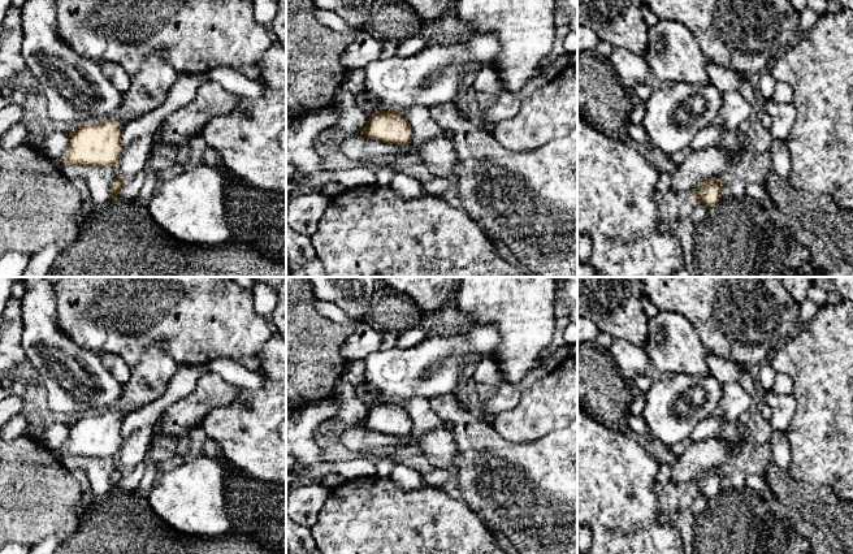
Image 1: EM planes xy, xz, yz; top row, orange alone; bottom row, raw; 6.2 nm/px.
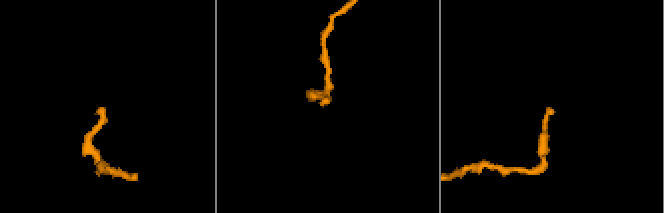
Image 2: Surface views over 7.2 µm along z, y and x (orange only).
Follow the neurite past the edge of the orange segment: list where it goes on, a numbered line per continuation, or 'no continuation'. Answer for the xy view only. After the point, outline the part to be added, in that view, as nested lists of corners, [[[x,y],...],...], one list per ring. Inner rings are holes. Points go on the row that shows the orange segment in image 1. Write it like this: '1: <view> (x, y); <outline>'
1: xy (150, 87); [[[151,52],[139,72],[131,77],[122,104],[112,117],[121,127],[165,103],[179,73],[159,52]]]

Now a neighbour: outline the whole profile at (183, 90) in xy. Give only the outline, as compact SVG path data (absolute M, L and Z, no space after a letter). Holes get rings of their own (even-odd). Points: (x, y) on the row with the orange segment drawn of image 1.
M207 73L204 74L181 74L173 85L166 100L159 108L147 112L126 122L121 127L121 143L124 147L131 144L135 139L143 135L152 135L163 122L163 120L178 109L187 105L194 98L199 87L208 81Z

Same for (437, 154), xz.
M437 135L413 147L421 163L434 174L436 178L446 178L453 173L456 163L456 155L453 142L445 135Z

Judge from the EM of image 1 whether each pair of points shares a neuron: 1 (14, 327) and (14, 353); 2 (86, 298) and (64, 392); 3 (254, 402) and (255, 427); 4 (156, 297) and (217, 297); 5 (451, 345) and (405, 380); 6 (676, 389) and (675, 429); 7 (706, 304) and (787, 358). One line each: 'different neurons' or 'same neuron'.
1: same neuron
2: different neurons
3: same neuron
4: same neuron
5: same neuron
6: same neuron
7: different neurons

